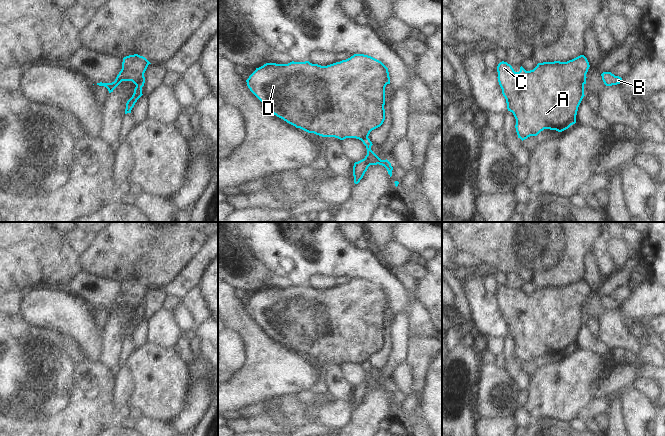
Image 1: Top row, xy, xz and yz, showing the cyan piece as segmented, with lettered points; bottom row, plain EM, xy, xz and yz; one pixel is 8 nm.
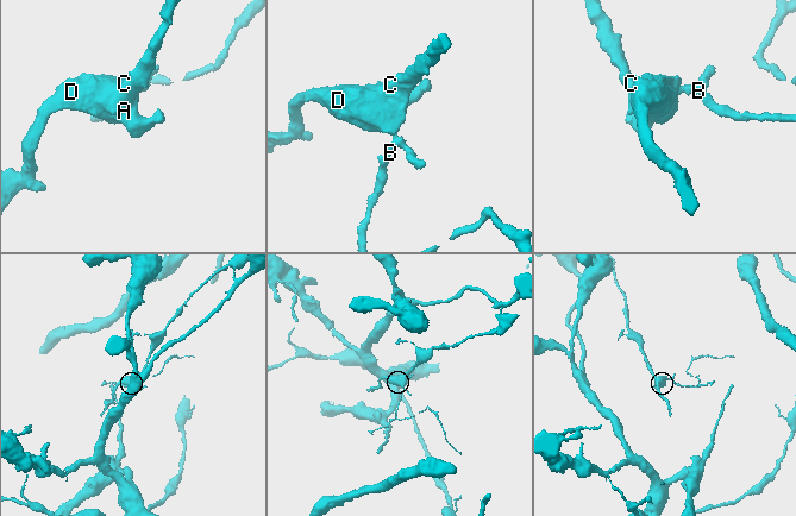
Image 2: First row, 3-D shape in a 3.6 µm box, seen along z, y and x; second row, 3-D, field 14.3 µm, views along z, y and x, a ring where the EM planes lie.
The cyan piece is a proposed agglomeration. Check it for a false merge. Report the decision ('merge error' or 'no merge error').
merge error

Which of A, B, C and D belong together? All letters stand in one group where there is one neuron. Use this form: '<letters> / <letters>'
A C D / B

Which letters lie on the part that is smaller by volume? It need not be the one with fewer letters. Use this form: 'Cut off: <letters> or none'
Cut off: B

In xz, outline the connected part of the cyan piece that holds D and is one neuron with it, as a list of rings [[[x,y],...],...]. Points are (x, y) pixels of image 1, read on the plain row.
[[[354,278],[346,284],[327,290],[305,286],[288,288],[266,287],[246,304],[250,315],[264,328],[268,335],[287,347],[308,357],[340,364],[368,362],[370,356],[385,344],[385,311],[390,308],[388,292],[379,284],[364,278]]]

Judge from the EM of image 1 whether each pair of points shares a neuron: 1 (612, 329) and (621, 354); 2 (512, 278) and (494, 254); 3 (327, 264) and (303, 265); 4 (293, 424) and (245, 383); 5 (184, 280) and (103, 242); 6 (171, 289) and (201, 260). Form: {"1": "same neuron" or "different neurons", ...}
{"1": "different neurons", "2": "different neurons", "3": "same neuron", "4": "different neurons", "5": "different neurons", "6": "same neuron"}

